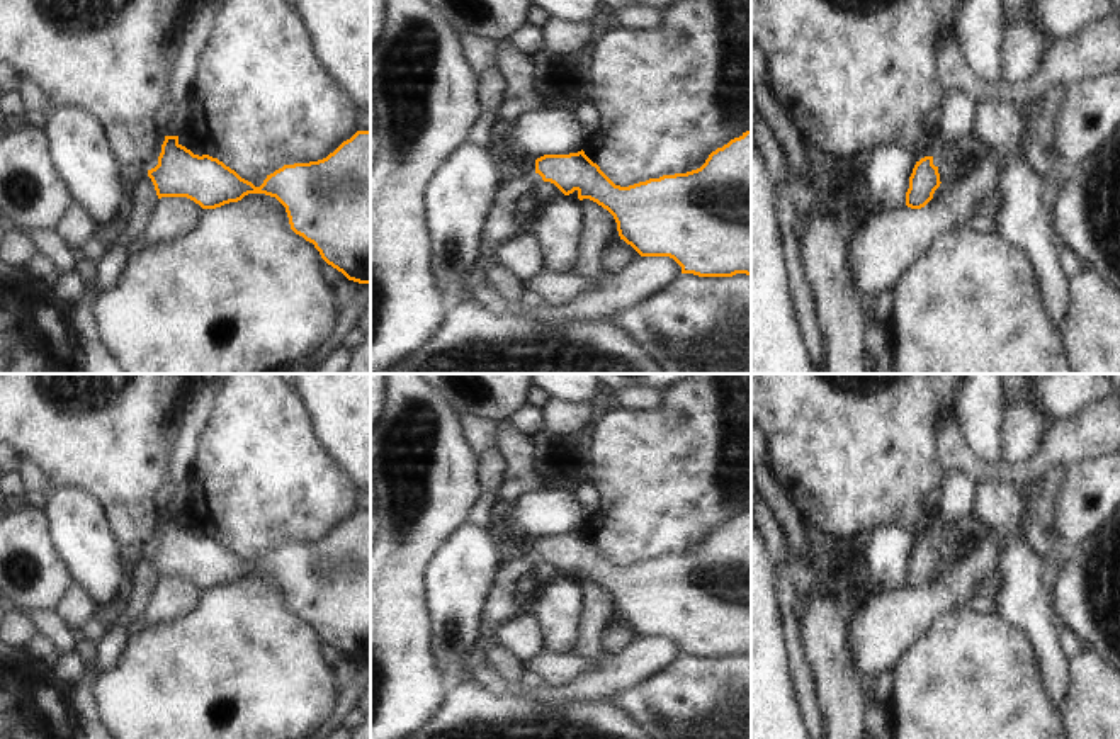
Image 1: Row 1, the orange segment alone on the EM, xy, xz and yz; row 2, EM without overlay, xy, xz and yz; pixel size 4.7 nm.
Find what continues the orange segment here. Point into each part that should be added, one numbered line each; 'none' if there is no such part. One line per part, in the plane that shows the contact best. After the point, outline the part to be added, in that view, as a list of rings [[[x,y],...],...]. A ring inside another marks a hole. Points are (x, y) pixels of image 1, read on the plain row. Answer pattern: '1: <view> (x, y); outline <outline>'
none

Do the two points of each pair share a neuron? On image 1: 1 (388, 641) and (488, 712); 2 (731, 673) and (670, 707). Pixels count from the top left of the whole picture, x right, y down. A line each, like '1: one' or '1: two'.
1: two
2: one

